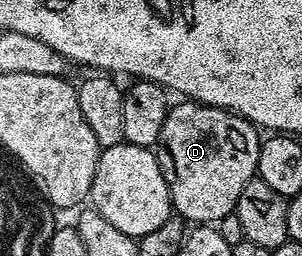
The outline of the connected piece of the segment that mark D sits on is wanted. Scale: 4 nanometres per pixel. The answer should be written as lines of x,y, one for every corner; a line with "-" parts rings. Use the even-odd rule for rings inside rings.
187,99
179,103
169,108
154,152
168,184
175,216
208,227
236,212
238,195
257,176
262,137
256,126
236,113

